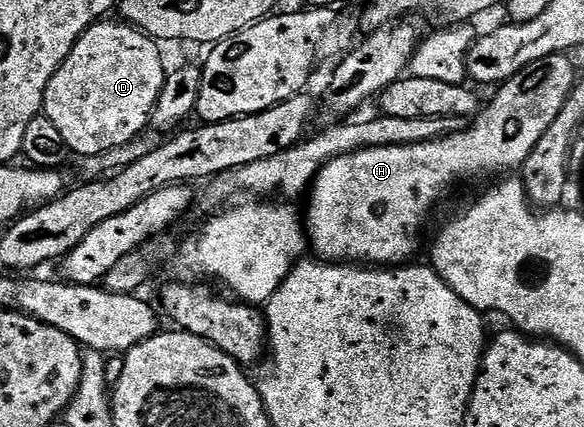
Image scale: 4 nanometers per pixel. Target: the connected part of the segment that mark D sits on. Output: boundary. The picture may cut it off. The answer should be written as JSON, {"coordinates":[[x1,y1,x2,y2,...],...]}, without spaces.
{"coordinates":[[111,21,94,23,75,42,69,57,65,57,57,73,53,73,43,94,42,114,53,121,61,137,65,137,65,145,69,145,72,153,79,157,105,153,114,146,123,146,148,130,151,114,169,74,168,68,163,68,163,55,156,40,126,22,107,22]]}

